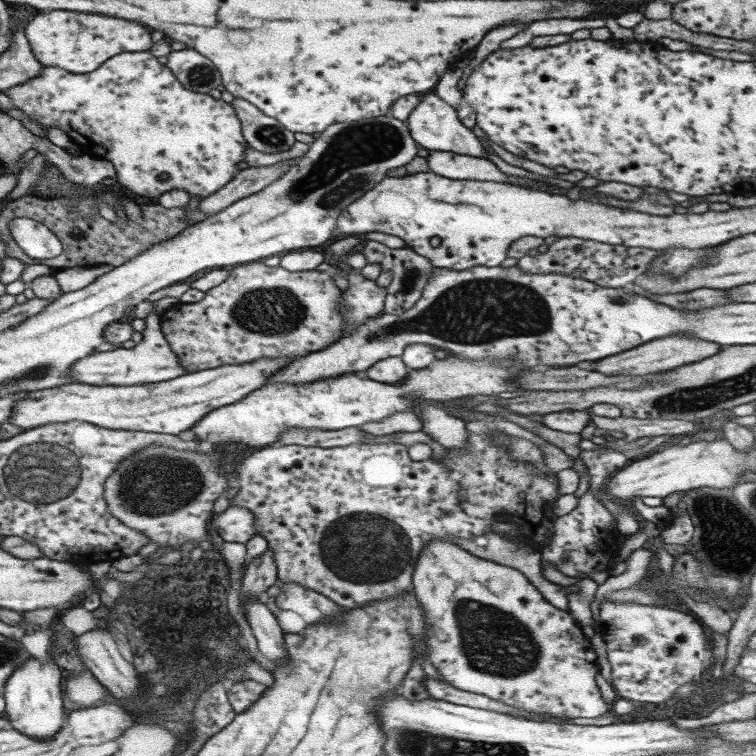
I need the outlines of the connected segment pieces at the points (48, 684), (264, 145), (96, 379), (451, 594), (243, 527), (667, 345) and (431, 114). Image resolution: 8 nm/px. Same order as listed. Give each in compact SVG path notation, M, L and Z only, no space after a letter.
M31 657L20 668L16 668L4 684L4 716L10 721L9 728L22 732L34 741L50 741L55 738L66 718L61 682L61 672L52 657L48 662L40 662L38 658Z
M234 97L232 106L240 120L242 136L250 148L264 154L278 154L290 150L296 142L293 132L250 102Z
M155 308L144 320L146 327L142 332L143 339L140 343L136 343L132 348L120 347L112 351L94 352L86 358L80 358L73 365L70 371L72 376L70 377L74 377L76 382L89 385L132 386L168 381L188 374L188 370L181 366L178 355L172 351L172 347L163 335L161 318Z
M432 540L418 556L414 594L426 616L424 640L426 648L430 646L430 662L452 686L468 693L486 695L519 711L564 719L596 718L608 711L608 703L603 700L595 680L599 664L590 639L582 633L575 618L568 611L550 604L521 570L476 558L454 542Z
M231 506L224 512L213 515L209 528L214 527L226 542L245 544L257 534L254 522L256 515L252 511L240 506Z
M674 334L674 336L656 338L640 346L635 346L632 350L626 350L624 354L613 354L612 356L608 356L608 358L602 358L602 360L598 360L592 366L592 370L596 370L600 374L606 374L606 376L642 376L644 374L660 373L679 368L680 366L701 362L701 360L714 356L720 349L722 349L722 346L716 344L716 342L708 342L708 340L702 340L702 338Z
M424 93L420 95L419 104L412 110L406 120L409 133L418 142L418 145L429 150L450 151L462 155L488 158L486 148L472 129L462 125L457 115L457 110L442 100L436 93Z

